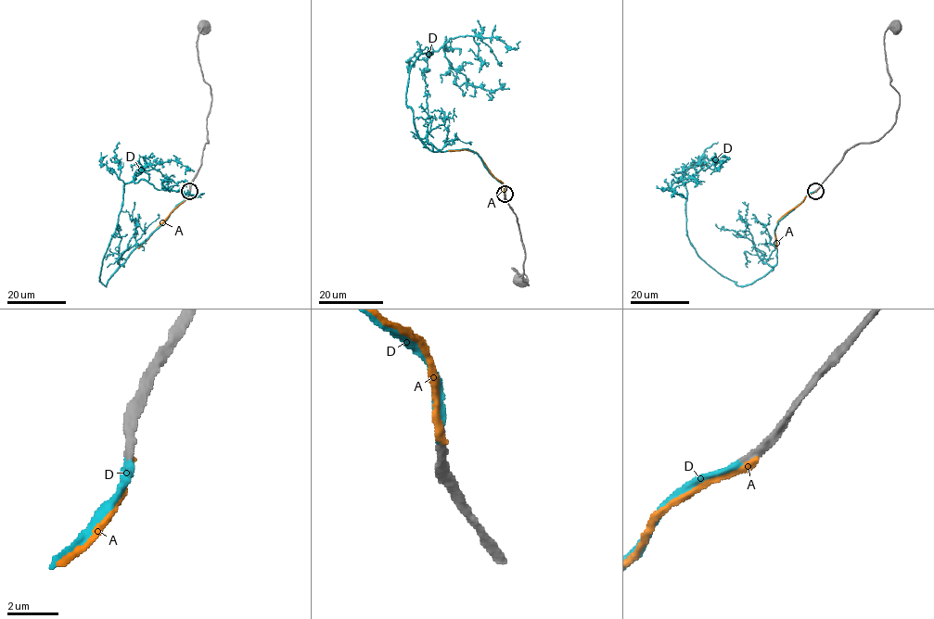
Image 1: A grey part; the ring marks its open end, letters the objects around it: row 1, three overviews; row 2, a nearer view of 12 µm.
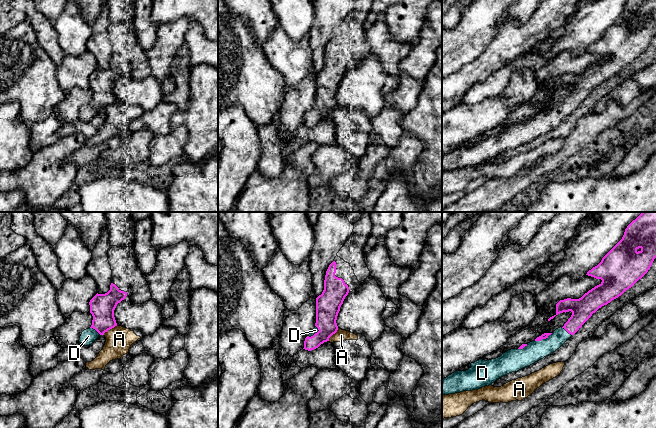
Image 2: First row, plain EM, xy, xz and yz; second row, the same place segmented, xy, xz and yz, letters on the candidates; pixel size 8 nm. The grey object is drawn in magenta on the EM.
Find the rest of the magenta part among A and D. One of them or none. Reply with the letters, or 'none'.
D

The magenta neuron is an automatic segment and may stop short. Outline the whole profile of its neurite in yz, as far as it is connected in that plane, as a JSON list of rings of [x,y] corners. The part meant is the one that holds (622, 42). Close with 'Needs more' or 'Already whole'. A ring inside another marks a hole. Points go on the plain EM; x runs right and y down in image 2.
[[[629,0],[622,15],[602,34],[597,42],[593,43],[586,50],[596,55],[601,55],[602,58],[579,75],[567,74],[560,76],[556,80],[556,91],[563,88],[572,88],[571,93],[563,103],[556,105],[553,109],[544,109],[534,117],[522,120],[518,125],[508,126],[496,135],[487,137],[479,135],[471,139],[471,143],[468,146],[452,149],[442,155],[442,172],[478,166],[489,162],[499,154],[528,143],[555,128],[582,103],[593,89],[621,72],[641,55],[648,48],[655,34],[656,0]]]. Needs more

